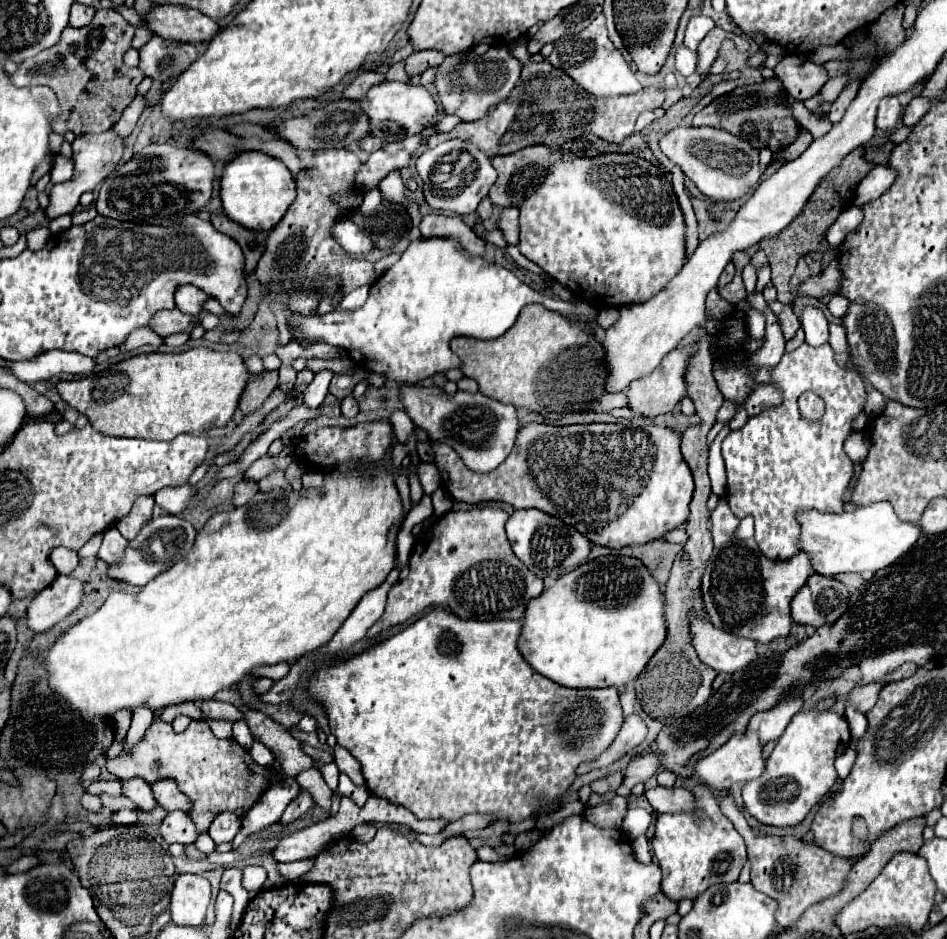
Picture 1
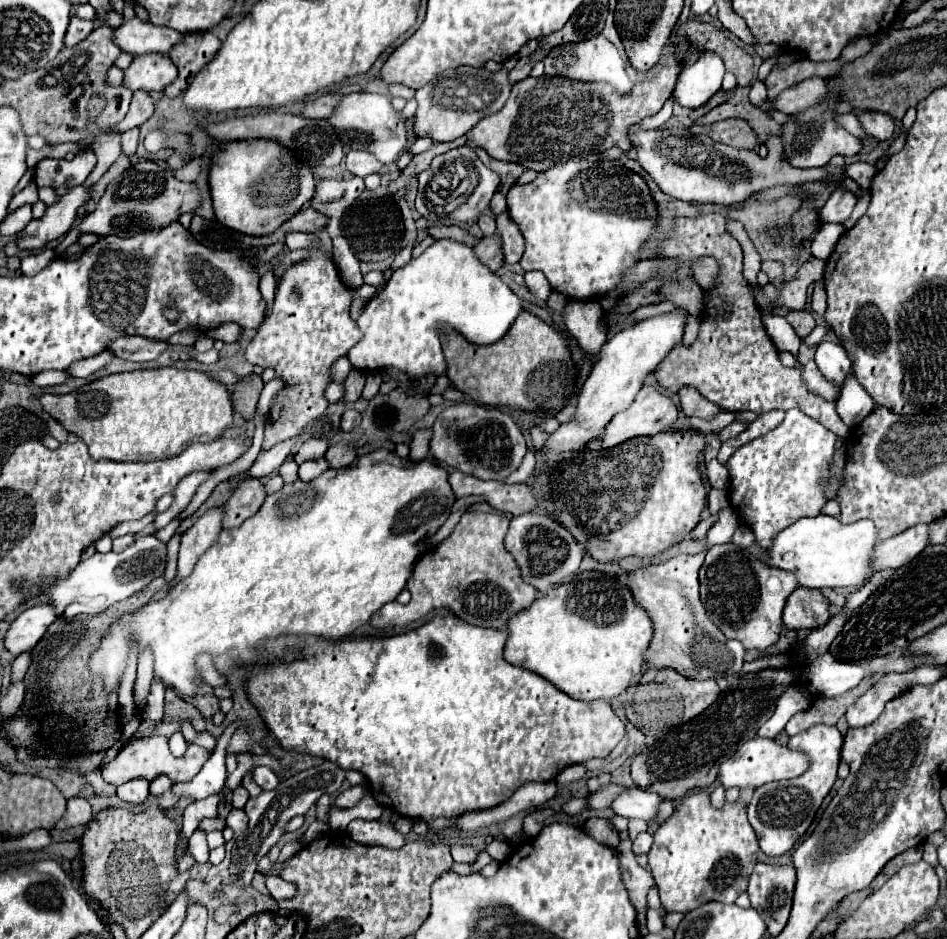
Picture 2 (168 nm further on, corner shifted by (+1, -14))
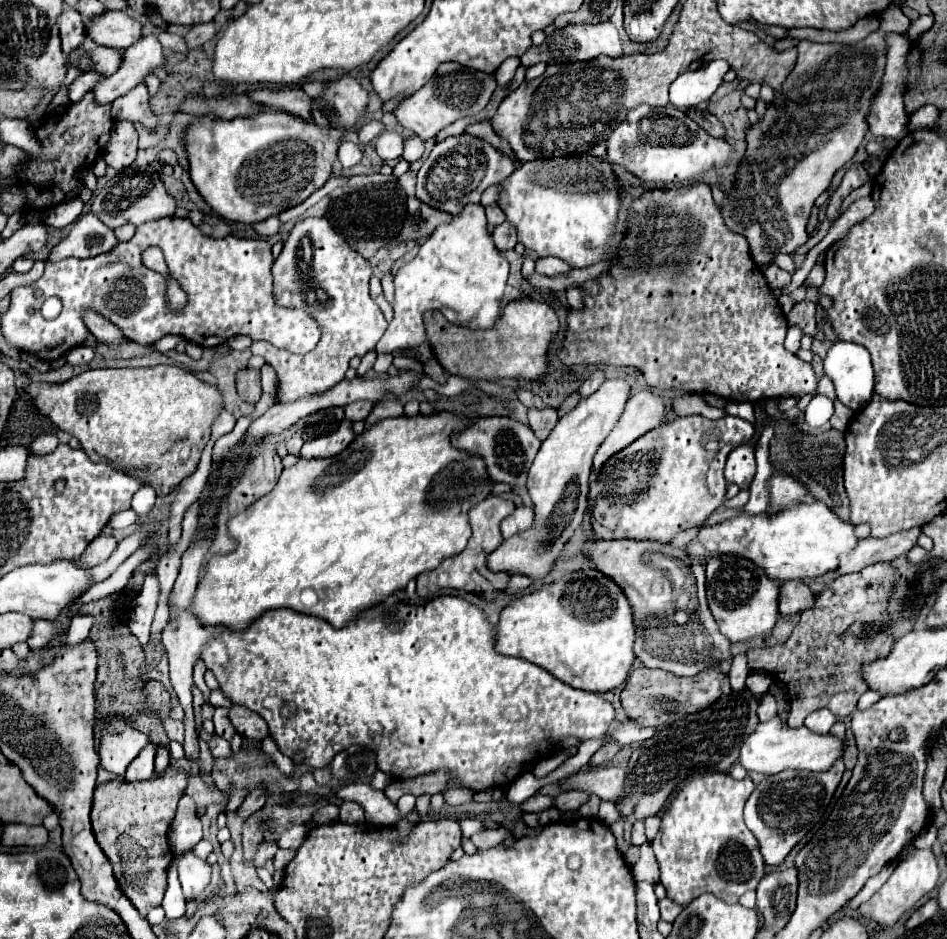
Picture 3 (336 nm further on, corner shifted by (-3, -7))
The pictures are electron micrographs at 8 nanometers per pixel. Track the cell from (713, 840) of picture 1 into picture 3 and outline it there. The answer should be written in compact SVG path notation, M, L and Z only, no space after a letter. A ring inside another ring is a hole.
M714 771L688 781L670 801L668 809L662 815L660 831L652 841L652 849L660 865L660 883L666 887L668 897L674 899L678 905L686 907L702 893L712 893L714 897L726 903L738 903L738 899L746 891L756 889L756 885L764 877L764 859L760 853L760 845L756 837L750 833L750 829L746 827L742 817L744 803L752 791L754 791L754 783L748 775L736 781L728 773Z

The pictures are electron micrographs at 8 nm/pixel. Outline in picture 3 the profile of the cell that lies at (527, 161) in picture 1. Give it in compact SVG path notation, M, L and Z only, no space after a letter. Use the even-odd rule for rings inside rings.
M478 121L478 123L470 123L470 125L466 127L466 133L470 133L470 135L474 135L474 137L484 139L484 141L492 143L496 149L500 149L502 153L506 153L506 155L514 157L514 153L512 153L512 149L510 149L510 145L508 145L504 139L500 139L500 137L494 133L494 127L492 127L492 123L490 123L490 121Z

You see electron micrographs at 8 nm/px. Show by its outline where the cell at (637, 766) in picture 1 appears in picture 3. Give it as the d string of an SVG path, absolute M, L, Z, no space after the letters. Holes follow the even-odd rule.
M582 791L560 793L560 795L554 797L554 807L556 807L558 811L576 811L586 799L588 799L588 795L582 793Z

